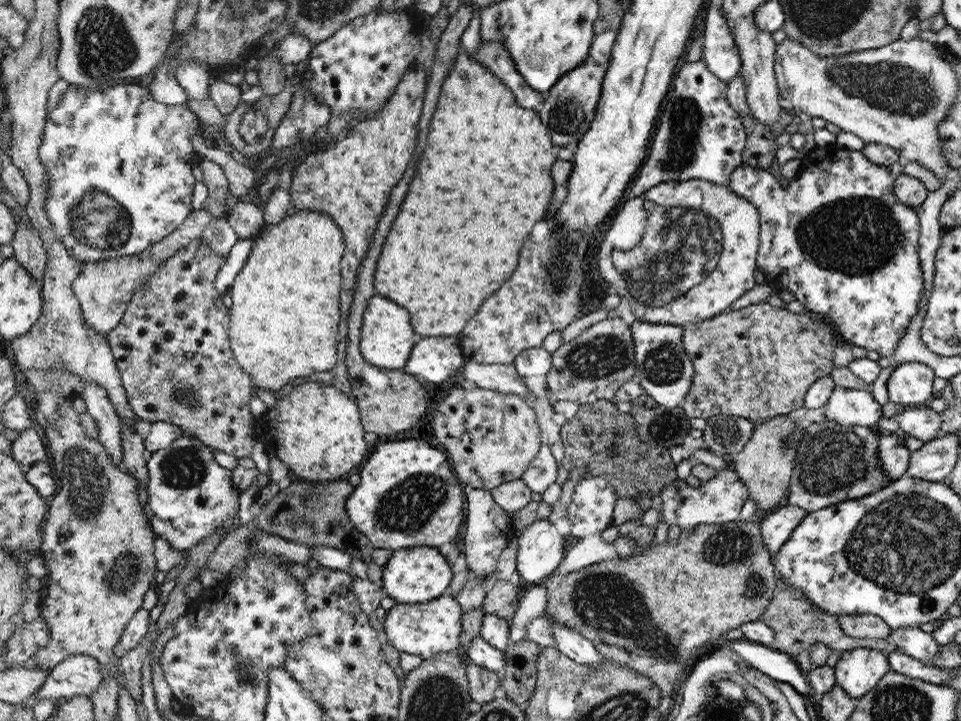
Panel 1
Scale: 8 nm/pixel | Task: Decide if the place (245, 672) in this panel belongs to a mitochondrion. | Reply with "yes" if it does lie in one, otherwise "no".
yes

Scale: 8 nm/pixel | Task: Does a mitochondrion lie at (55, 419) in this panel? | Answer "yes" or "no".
yes

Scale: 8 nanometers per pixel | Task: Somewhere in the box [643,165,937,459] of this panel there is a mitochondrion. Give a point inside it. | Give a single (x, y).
(860, 236)

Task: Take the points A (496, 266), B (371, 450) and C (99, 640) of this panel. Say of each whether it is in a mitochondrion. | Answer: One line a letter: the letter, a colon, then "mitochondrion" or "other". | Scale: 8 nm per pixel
A: other
B: other
C: other

